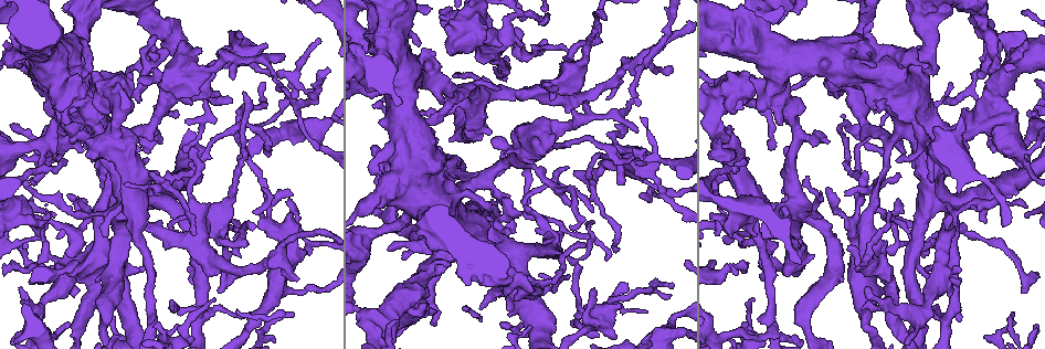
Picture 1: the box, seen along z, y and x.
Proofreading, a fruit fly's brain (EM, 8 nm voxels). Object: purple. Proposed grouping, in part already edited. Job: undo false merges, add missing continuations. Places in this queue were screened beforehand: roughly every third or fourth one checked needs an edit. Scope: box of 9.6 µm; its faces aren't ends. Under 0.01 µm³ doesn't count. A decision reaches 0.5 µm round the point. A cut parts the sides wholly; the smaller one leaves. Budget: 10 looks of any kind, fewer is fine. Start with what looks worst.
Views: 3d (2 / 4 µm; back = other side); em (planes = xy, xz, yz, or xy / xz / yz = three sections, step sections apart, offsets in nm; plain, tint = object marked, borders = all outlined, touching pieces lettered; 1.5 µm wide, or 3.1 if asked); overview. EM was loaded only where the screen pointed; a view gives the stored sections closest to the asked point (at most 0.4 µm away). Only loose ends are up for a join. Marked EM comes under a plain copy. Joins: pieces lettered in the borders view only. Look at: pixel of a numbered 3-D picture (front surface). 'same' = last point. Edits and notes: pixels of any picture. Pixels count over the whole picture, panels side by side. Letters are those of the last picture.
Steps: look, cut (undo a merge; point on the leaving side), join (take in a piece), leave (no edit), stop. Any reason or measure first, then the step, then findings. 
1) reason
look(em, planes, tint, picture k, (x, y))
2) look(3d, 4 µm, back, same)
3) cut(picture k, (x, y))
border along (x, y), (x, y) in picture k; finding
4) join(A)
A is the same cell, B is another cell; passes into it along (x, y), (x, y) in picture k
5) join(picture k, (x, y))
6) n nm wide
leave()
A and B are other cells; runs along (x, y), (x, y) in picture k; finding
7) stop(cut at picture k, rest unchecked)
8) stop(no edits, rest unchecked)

three-way junction
look(3d, 4 µm, picture 1, (48, 153))

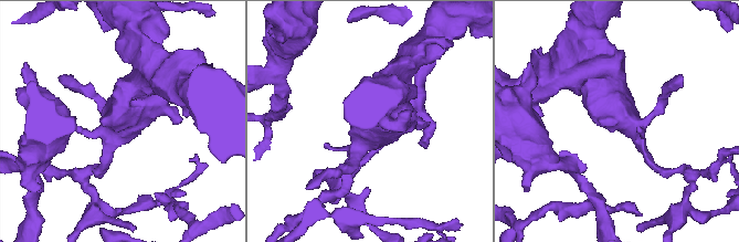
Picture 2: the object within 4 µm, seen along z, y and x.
look(em, planes, borders, picture 2, (635, 124))

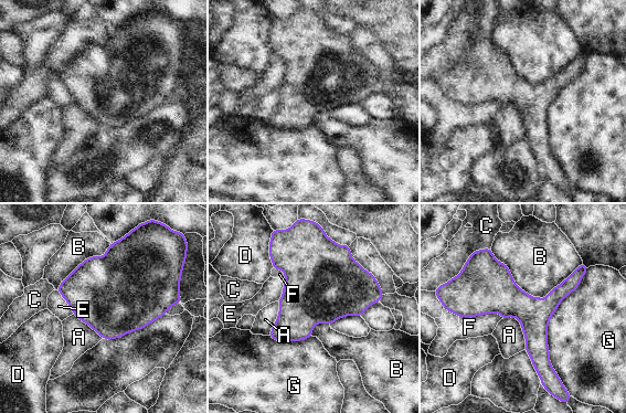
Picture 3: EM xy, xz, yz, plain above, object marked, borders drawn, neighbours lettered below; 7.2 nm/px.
leave()
A, B, C, D, E, F and G are other cells; border along (490, 249), (542, 298), (580, 265) in picture 3; all the same neuron

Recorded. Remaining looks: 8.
sudden change in width
look(3d, 2 µm, picture 1, (94, 215))

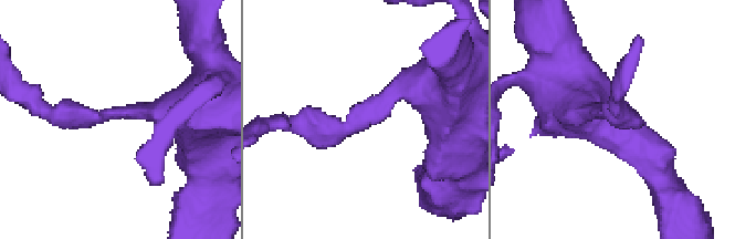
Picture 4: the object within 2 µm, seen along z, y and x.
look(em, xz, step 4, tint, picture 4, (364, 112))

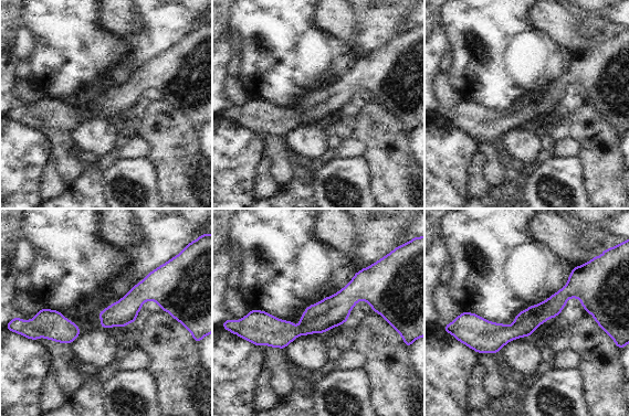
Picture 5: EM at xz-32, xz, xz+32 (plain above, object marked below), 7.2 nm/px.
look(em, planes, borders, same)

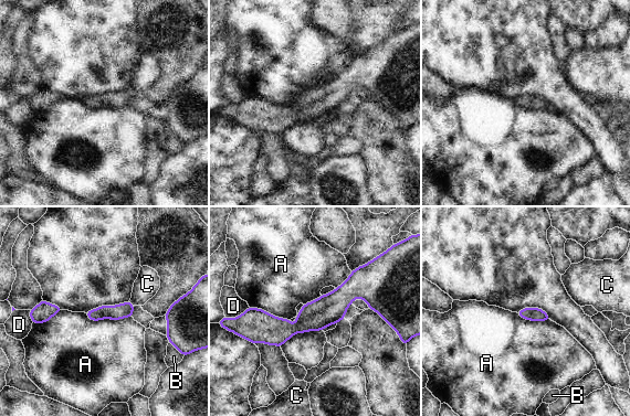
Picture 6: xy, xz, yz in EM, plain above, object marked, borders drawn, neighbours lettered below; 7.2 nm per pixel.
leave()
A, B, C and D are other cells; border along (85, 313), (92, 320), (130, 316) in picture 6; continuous, no second neuron

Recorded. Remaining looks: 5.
thin end
look(em, xy, step 8, tint, picture 1, (54, 216))

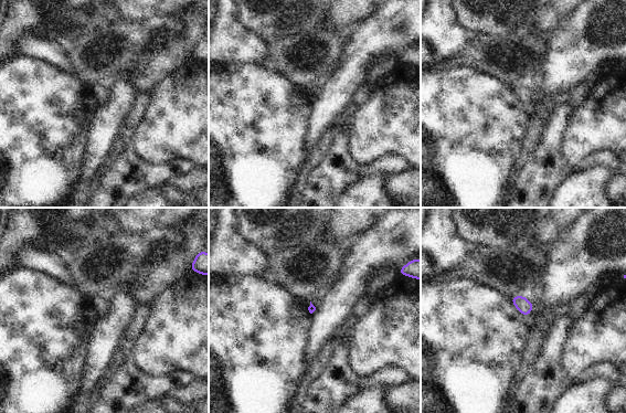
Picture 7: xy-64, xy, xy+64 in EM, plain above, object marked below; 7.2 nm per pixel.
another direction
look(em, planes, tint, same)

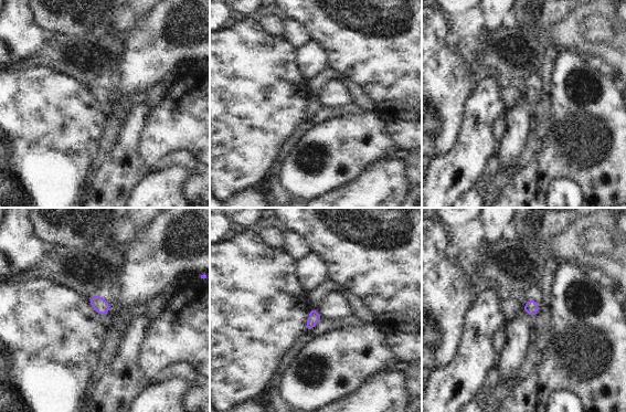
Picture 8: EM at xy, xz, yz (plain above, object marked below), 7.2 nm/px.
what lies round it
look(em, planes, borders, same)

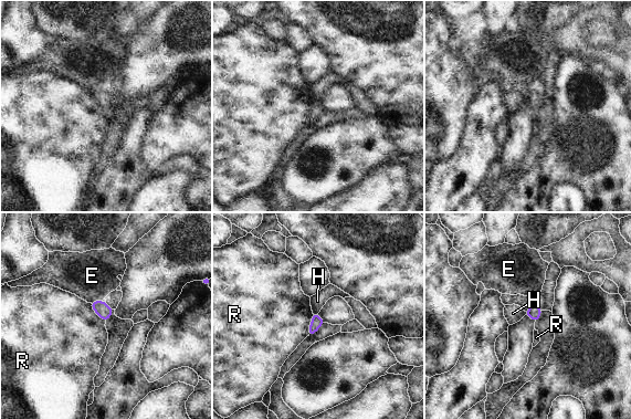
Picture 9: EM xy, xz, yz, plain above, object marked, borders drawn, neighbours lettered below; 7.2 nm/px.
leave()
E, H and R are other cells; border along (313, 314), (307, 335) in picture 9; no lettered piece goes on from it

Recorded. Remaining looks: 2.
long arm stops here
look(em, planes, borders, picture 1, (616, 250))

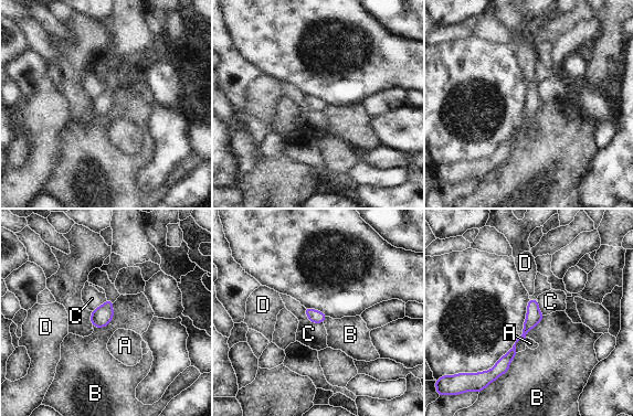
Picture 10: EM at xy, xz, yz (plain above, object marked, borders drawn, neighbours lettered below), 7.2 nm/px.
90 nm wide
leave()
A, B, C and D are other cells; border along (304, 308), (310, 321), (323, 323) in picture 10; no lettered piece goes on from it

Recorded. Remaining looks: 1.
stop(no edits, rest unchecked)

